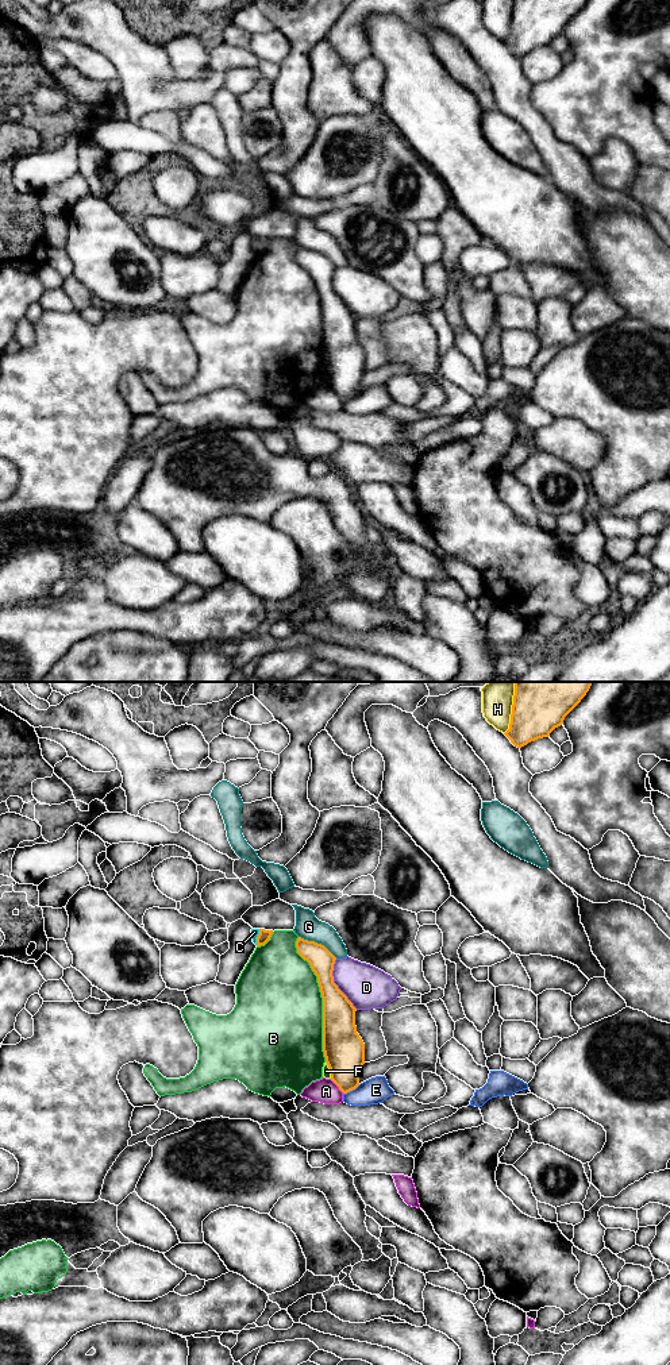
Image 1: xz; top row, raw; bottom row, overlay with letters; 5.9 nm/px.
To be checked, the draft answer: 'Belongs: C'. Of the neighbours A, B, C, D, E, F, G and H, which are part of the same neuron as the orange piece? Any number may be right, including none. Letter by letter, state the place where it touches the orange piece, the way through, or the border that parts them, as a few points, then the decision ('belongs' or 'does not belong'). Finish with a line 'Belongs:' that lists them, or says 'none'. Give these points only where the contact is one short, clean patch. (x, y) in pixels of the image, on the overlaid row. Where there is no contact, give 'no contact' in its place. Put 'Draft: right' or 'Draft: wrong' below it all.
A: xz (337, 1084) | does not belong
B: xz (323, 999) | does not belong
C: xz (257, 937) | along xz (260, 929), (255, 944) | does not belong
D: xz (335, 984) | does not belong
E: xz (351, 1090) | along xz (359, 1084), (343, 1094) | does not belong
F: xz (330, 1069) | does not belong
G: xz (316, 943) | along xz (299, 936), (323, 944), (337, 957) | does not belong
H: xz (512, 709) | does not belong
Belongs: none
Draft: wrong

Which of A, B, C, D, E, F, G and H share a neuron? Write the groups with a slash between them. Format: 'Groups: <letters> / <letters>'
Groups: A / B / C / D / E / F / G / H

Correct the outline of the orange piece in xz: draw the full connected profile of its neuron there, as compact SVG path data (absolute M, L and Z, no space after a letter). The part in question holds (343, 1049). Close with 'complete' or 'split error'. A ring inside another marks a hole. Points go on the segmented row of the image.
M301 937L297 953L309 963L317 976L323 998L323 1052L331 1080L343 1094L359 1086L365 1064L365 1044L355 1026L357 1009L334 983L336 957L321 944Z; complete

